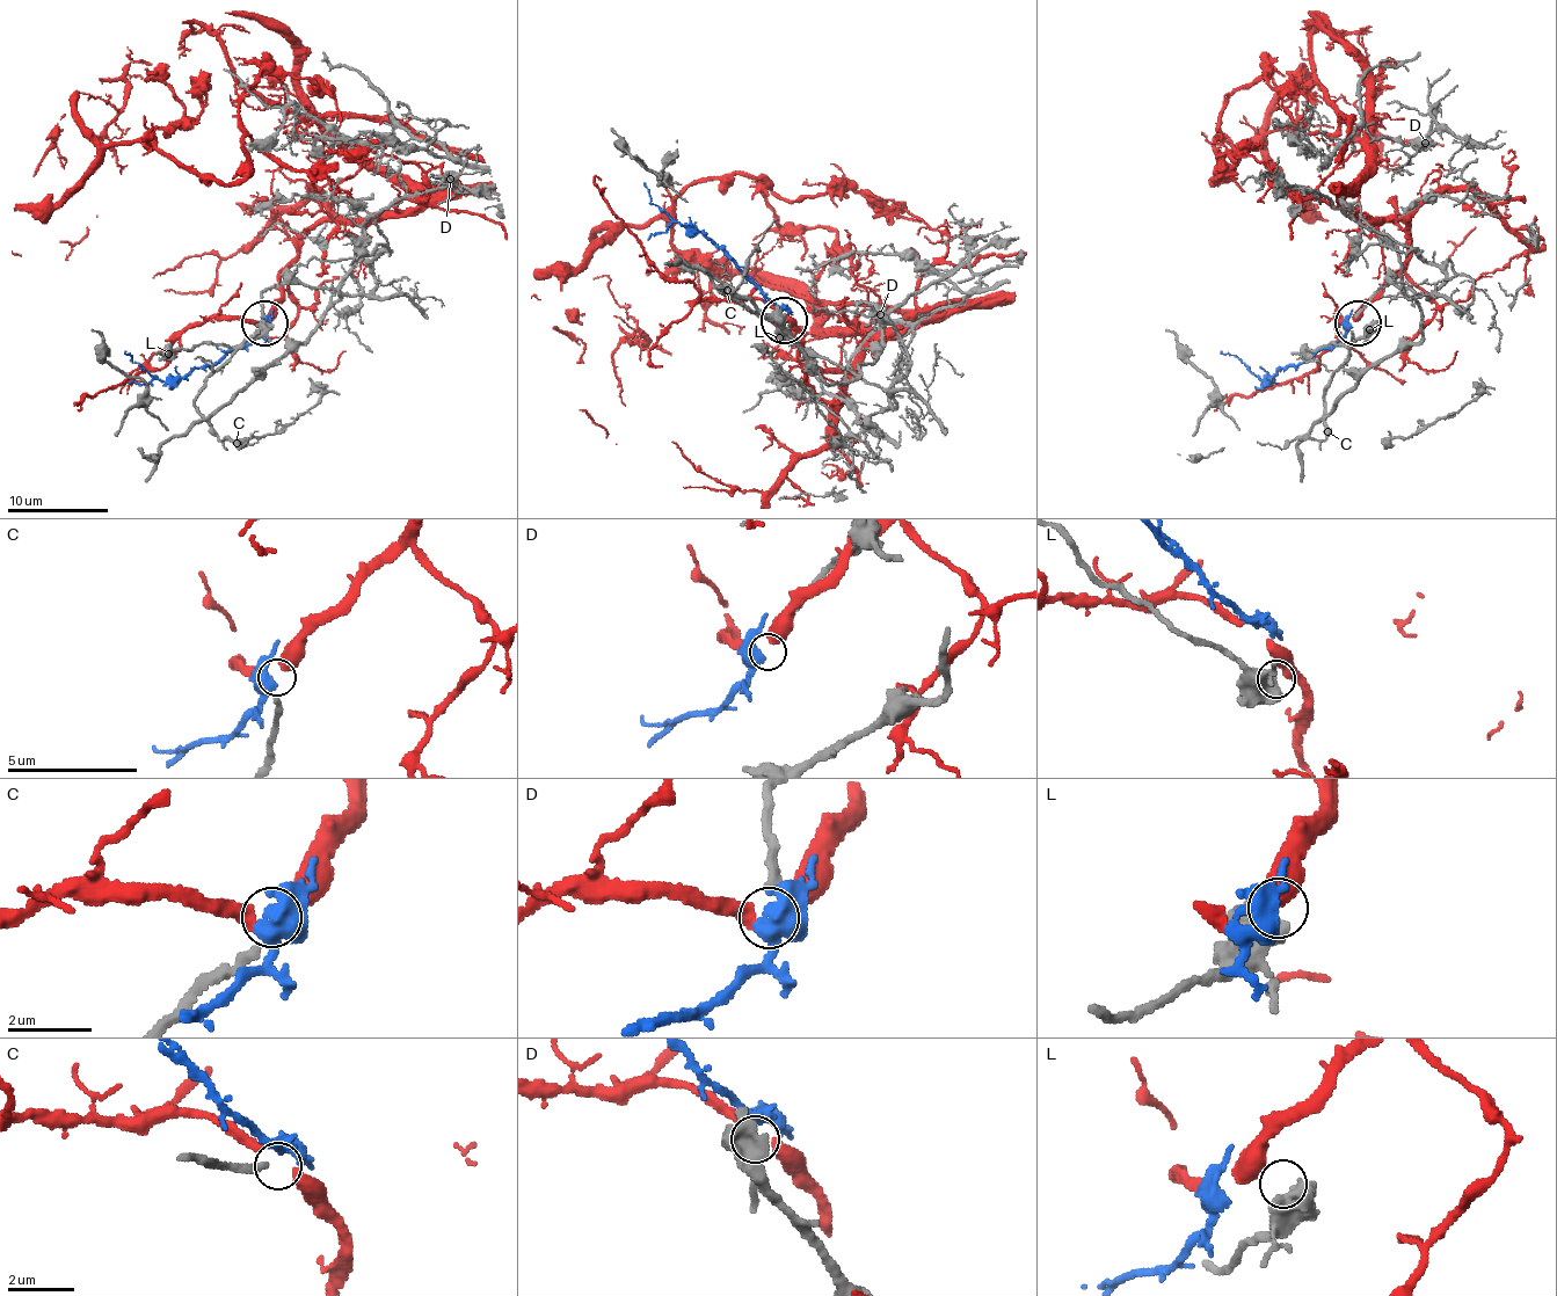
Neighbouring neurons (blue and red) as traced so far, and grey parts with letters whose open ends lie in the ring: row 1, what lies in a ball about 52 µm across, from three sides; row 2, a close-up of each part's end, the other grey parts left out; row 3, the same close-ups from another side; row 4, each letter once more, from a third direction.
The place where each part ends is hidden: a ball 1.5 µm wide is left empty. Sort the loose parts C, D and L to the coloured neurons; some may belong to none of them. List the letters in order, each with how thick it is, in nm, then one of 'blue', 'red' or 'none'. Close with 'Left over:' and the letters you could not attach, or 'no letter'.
C: 200 nm | red
D: 240 nm | blue
L: 480 nm | none
Left over: L

